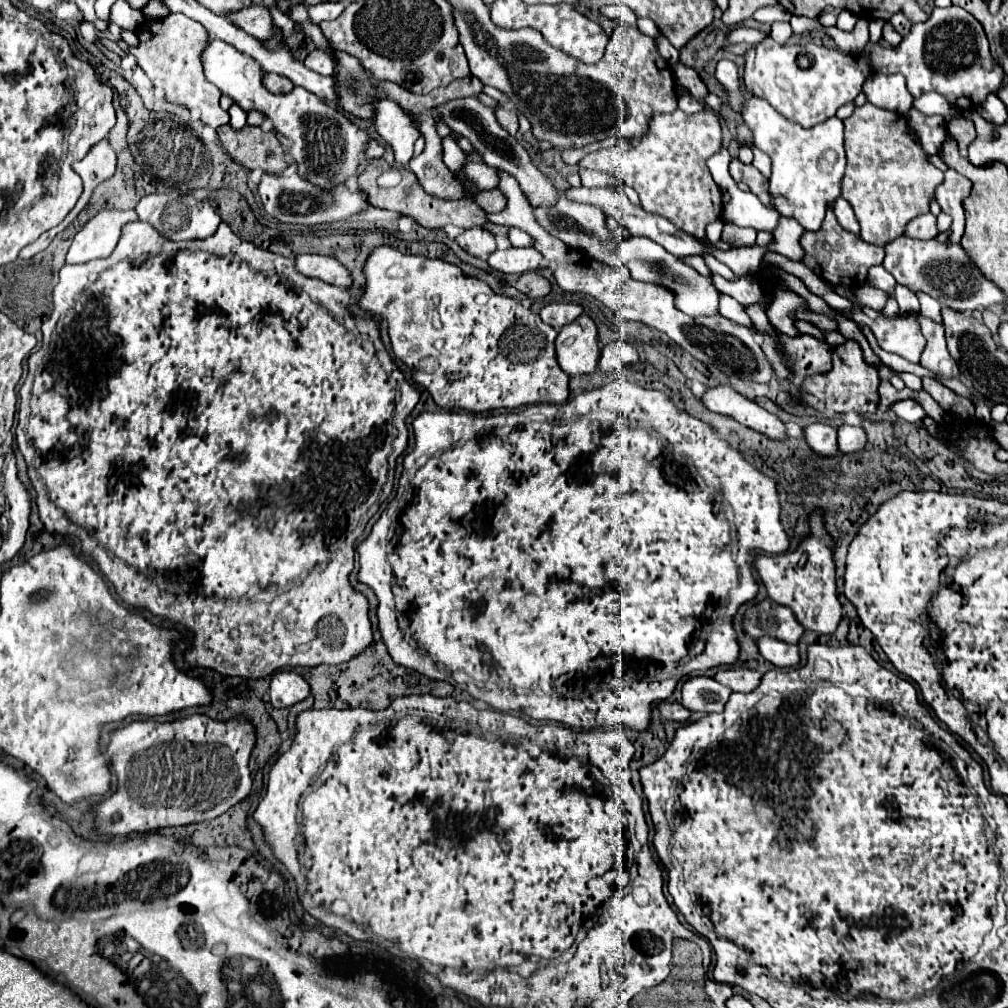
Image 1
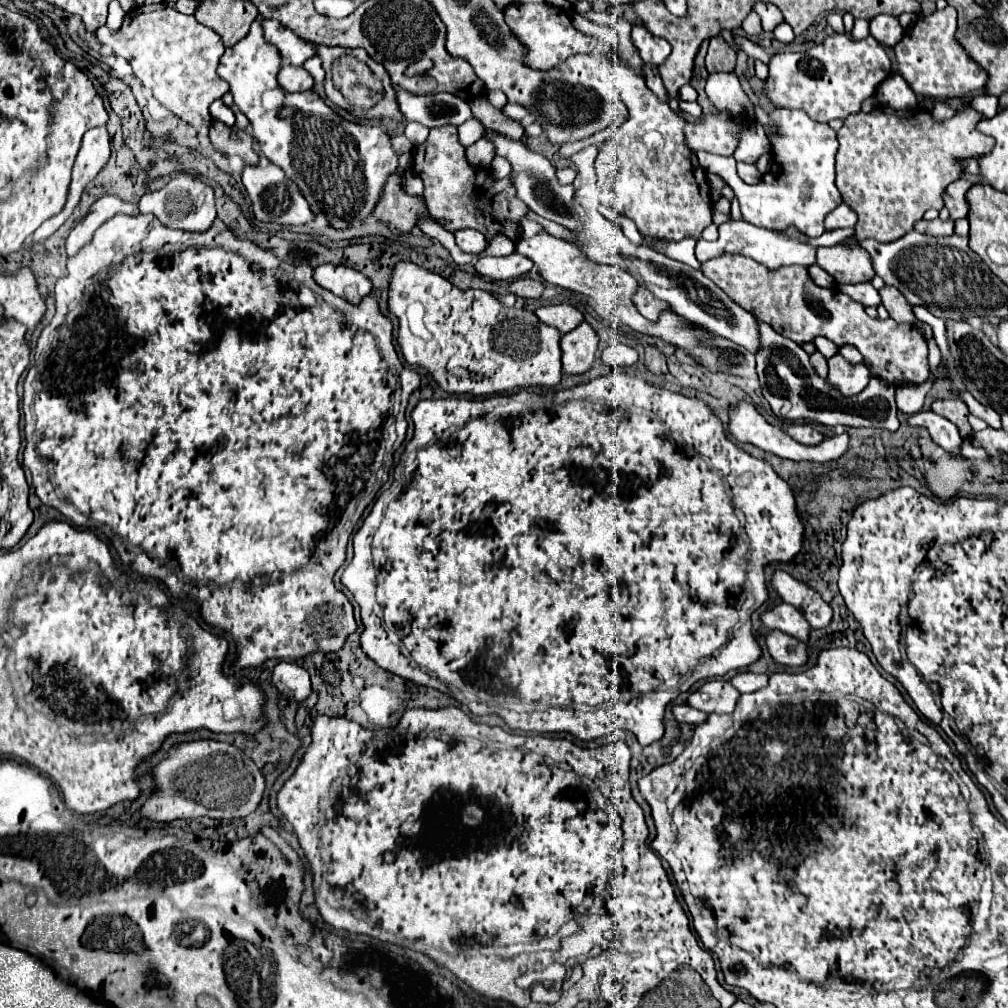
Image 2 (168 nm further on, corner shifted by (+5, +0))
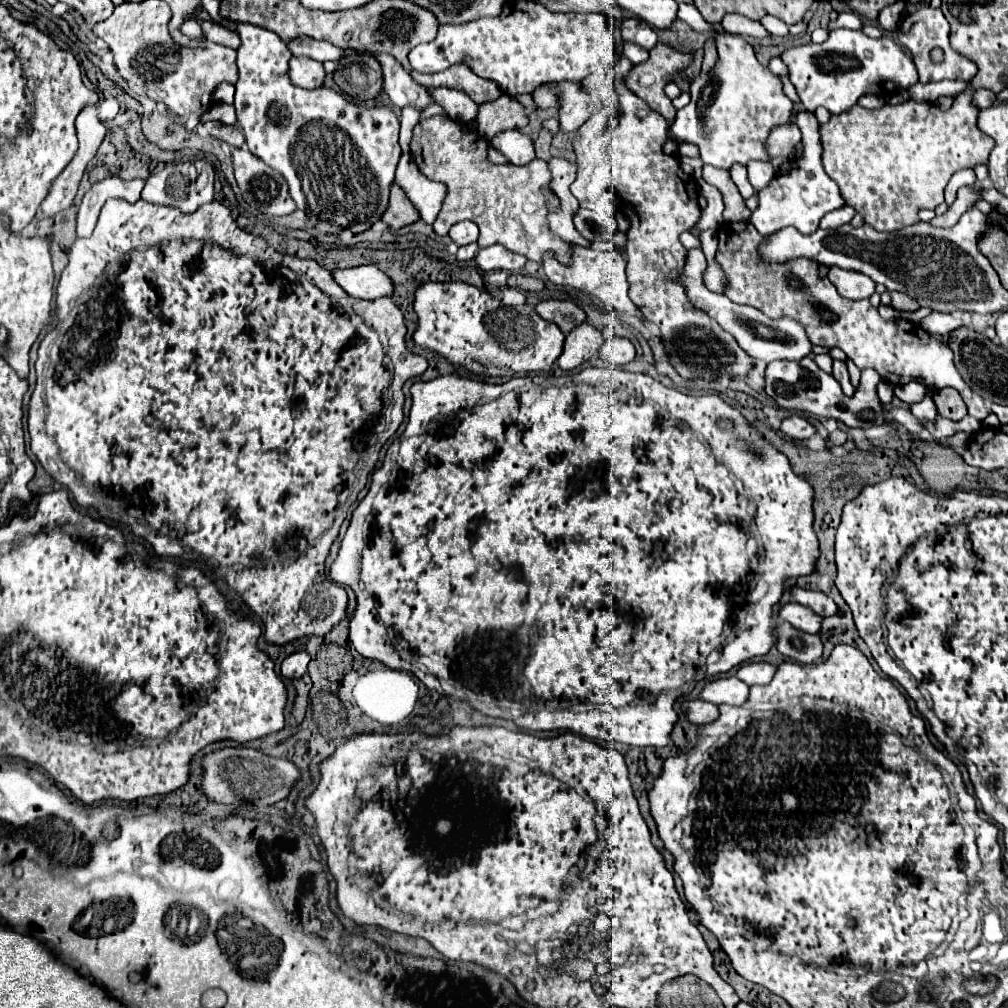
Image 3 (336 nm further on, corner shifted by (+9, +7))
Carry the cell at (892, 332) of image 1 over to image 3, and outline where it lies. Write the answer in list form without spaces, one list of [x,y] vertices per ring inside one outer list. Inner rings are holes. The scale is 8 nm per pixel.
[[[724,222],[716,230],[718,252],[716,260],[728,276],[726,296],[736,304],[754,306],[770,318],[798,318],[812,344],[826,348],[840,348],[846,356],[860,368],[874,368],[882,380],[892,386],[904,386],[912,380],[924,384],[926,388],[942,390],[956,388],[962,400],[968,406],[968,414],[976,420],[984,420],[990,410],[984,404],[984,398],[976,394],[958,374],[952,362],[952,350],[948,344],[940,342],[936,336],[922,330],[918,324],[906,320],[886,322],[878,310],[868,300],[844,300],[834,284],[828,278],[818,274],[818,262],[814,258],[792,258],[788,262],[764,262],[758,246],[764,242],[764,236],[750,222]]]

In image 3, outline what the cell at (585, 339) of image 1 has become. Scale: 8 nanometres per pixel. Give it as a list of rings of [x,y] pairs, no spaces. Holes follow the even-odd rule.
[[[580,324],[576,326],[564,340],[564,350],[560,358],[556,360],[562,370],[574,370],[586,360],[590,360],[594,354],[598,354],[600,346],[604,342],[604,336],[600,330],[596,330],[590,324]]]

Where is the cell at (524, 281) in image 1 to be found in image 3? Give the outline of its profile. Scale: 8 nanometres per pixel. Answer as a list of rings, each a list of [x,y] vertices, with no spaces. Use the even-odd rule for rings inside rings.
[[[510,274],[508,280],[506,280],[506,284],[510,288],[520,288],[520,290],[526,290],[526,292],[540,292],[544,288],[542,280],[526,276],[526,274]]]

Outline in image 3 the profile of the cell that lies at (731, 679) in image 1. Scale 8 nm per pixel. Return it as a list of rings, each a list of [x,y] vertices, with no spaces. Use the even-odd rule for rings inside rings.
[[[756,662],[756,664],[740,666],[736,676],[748,686],[756,686],[756,684],[768,684],[774,678],[774,672],[776,672],[776,666],[768,662]]]

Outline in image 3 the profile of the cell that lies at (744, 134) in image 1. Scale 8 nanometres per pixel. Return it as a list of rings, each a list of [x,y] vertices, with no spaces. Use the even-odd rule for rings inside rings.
[[[770,162],[768,164],[748,164],[748,180],[756,192],[764,190],[772,178],[774,178],[774,168]]]

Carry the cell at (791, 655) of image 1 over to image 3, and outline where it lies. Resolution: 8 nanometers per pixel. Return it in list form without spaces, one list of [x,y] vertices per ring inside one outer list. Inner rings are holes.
[[[782,622],[778,626],[776,634],[778,634],[776,648],[786,658],[790,658],[794,662],[800,662],[800,664],[814,664],[822,658],[822,640],[820,640],[820,636],[800,632],[788,622]]]

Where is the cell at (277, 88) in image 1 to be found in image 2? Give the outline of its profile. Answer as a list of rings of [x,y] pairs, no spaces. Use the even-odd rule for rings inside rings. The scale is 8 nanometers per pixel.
[[[284,63],[278,71],[278,85],[286,93],[298,93],[298,91],[312,89],[314,79],[302,67],[292,67],[292,65]]]

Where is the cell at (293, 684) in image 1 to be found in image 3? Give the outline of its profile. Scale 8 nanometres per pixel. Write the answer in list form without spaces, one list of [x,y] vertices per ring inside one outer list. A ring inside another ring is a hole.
[[[300,650],[300,652],[294,652],[290,654],[284,662],[282,662],[282,676],[286,678],[300,678],[306,668],[308,668],[308,662],[310,662],[310,654],[306,650]]]

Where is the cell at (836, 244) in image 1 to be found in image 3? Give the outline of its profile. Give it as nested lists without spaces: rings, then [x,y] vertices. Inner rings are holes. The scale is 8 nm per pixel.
[[[836,266],[830,268],[828,278],[836,286],[836,290],[844,298],[850,298],[850,300],[870,298],[874,294],[874,288],[876,288],[876,284],[872,280],[868,280],[868,276],[864,276],[860,272],[852,272],[852,270],[842,270]]]

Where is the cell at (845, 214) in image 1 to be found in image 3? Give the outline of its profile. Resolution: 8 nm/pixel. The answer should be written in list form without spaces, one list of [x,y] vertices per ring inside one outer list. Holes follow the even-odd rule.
[[[844,206],[844,208],[838,208],[834,212],[828,212],[828,216],[824,216],[820,220],[820,228],[830,228],[830,230],[840,228],[842,224],[848,224],[854,218],[854,214],[856,214],[856,210],[852,210],[850,206]]]

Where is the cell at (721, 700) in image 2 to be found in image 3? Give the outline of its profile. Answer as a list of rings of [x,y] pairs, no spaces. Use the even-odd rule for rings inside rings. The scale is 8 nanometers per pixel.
[[[736,676],[720,678],[714,682],[708,682],[700,694],[702,700],[708,700],[712,704],[730,704],[730,706],[742,706],[748,700],[750,686],[738,680]]]

